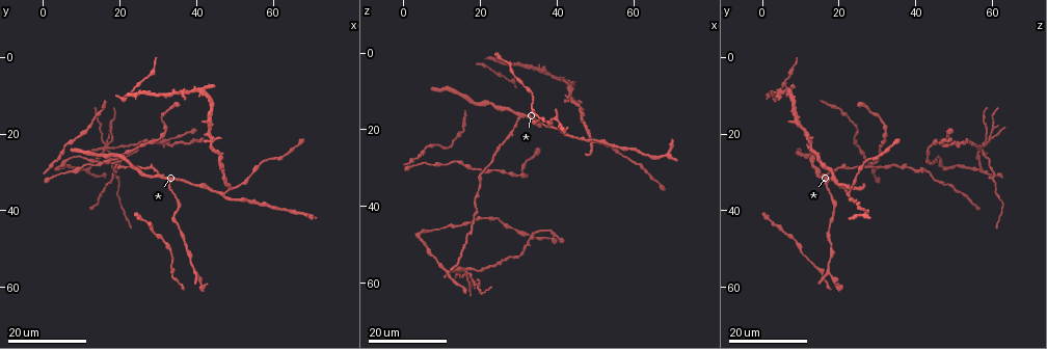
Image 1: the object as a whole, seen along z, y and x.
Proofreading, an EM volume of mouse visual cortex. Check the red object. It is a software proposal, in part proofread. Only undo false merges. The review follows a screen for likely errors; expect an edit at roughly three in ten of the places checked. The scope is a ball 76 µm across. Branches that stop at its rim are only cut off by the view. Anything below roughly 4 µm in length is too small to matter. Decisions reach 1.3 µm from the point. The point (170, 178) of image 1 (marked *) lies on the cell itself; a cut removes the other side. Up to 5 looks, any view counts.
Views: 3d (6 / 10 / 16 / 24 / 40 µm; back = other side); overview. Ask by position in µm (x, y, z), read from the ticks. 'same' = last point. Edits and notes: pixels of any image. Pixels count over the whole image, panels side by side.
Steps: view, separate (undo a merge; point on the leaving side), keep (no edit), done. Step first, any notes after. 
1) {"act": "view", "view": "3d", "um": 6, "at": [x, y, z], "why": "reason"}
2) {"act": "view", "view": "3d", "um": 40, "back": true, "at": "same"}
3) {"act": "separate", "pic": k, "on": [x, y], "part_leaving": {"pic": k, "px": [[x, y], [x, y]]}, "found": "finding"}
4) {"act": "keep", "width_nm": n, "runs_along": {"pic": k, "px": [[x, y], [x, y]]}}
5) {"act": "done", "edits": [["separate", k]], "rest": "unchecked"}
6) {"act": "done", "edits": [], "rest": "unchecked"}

{"act": "view", "view": "3d", "um": 24, "at": [31.5, 22.5, 50.5], "why": "two arms in line, one across"}

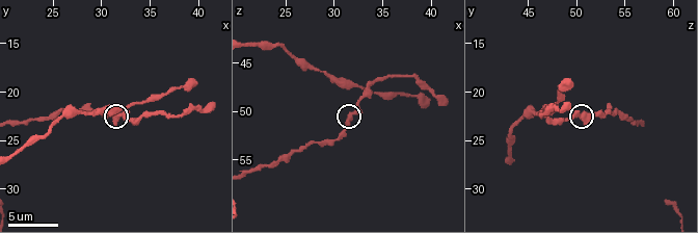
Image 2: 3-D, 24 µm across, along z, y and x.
{"act": "view", "view": "3d", "um": 6, "at": [31.8, 22.6, 50.8]}

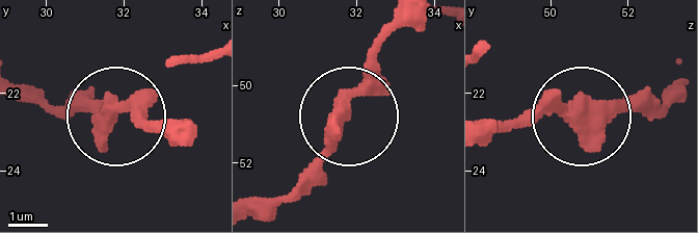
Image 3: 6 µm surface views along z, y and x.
{"act": "keep", "arms": 3, "runs_along": {"pic": 3, "px": [[252, 206], [312, 166], [371, 57], [411, 17]]}, "found": "all the same cell"}

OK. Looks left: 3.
{"act": "view", "view": "3d", "um": 16, "at": [49.0, 34.5, 22.0], "why": "four or more arms meet"}

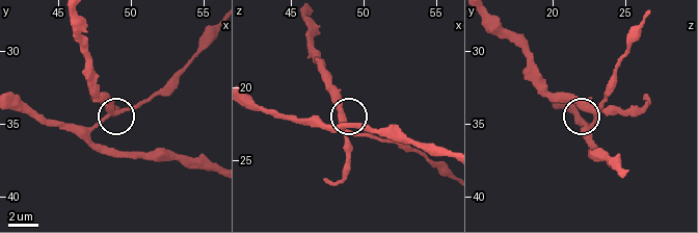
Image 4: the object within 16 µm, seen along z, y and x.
{"act": "view", "view": "3d", "um": 6, "at": [48.6, 33.8, 22.6], "why": "zoom in"}

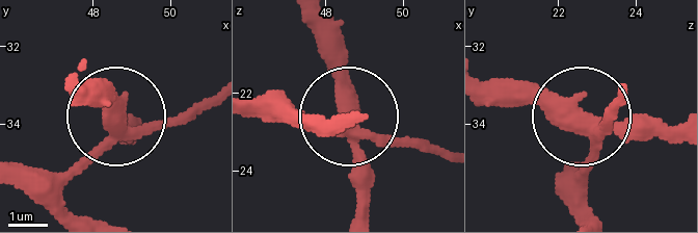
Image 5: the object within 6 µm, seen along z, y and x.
{"act": "view", "view": "3d", "um": 6, "back": true, "at": [48.70, 33.90, 22.60]}

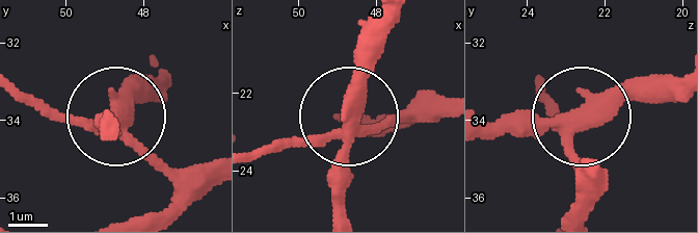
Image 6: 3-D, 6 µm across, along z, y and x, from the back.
{"act": "keep", "runs_along": {"pic": 6, "px": [[213, 164], [183, 172], [124, 122], [63, 122], [18, 102]]}, "found": "continuous, no second cell"}

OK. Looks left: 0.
{"act": "done", "edits": [], "rest": "unchecked"}

